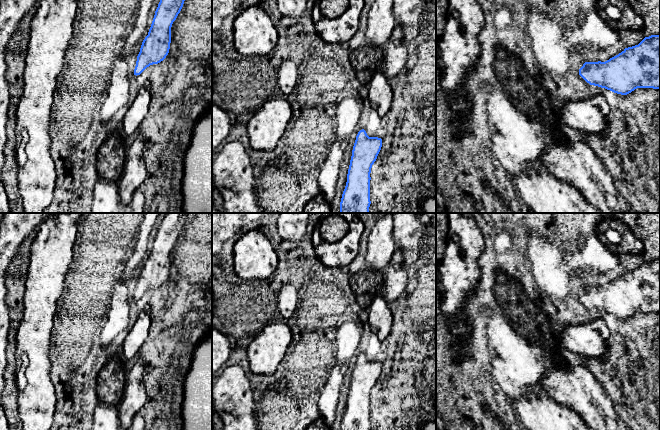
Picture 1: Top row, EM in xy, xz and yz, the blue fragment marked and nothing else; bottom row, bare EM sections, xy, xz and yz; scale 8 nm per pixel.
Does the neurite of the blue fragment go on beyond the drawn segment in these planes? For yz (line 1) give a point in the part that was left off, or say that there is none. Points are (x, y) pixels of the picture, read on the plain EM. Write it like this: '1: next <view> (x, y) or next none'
1: next none

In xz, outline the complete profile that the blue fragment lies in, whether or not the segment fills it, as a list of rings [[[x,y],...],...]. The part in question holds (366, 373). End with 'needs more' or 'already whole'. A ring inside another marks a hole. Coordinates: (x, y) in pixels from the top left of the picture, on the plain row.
[[[364,353],[358,356],[340,430],[370,430],[370,397],[381,371],[381,362],[369,361]]] | already whole

